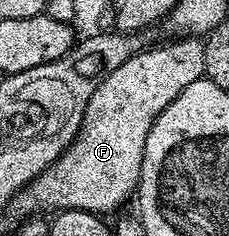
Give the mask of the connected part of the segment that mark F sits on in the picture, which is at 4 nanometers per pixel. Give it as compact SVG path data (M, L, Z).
M174 37L169 41L171 43L166 43L163 47L150 47L147 51L135 50L134 55L128 57L124 65L120 65L120 69L112 69L112 73L108 73L102 78L100 85L96 85L84 109L76 138L54 162L54 166L41 171L21 192L22 207L30 211L26 213L37 212L34 210L41 203L47 203L53 209L91 211L96 216L106 217L109 216L109 211L116 210L129 195L131 198L137 192L144 161L144 141L148 141L148 133L156 117L160 117L160 113L164 113L164 109L168 109L168 105L172 105L172 101L176 101L176 97L184 93L184 89L188 89L192 81L205 76L205 49L201 38Z

